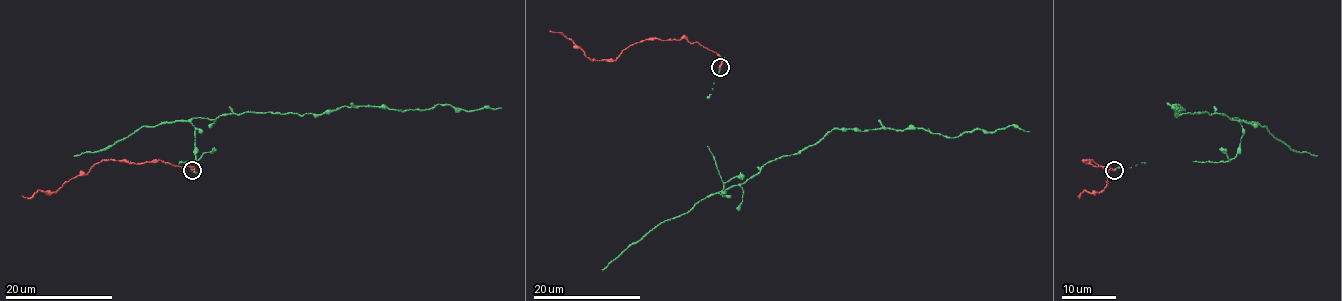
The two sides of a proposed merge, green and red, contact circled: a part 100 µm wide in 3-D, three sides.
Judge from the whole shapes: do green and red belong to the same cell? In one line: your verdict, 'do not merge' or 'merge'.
merge

